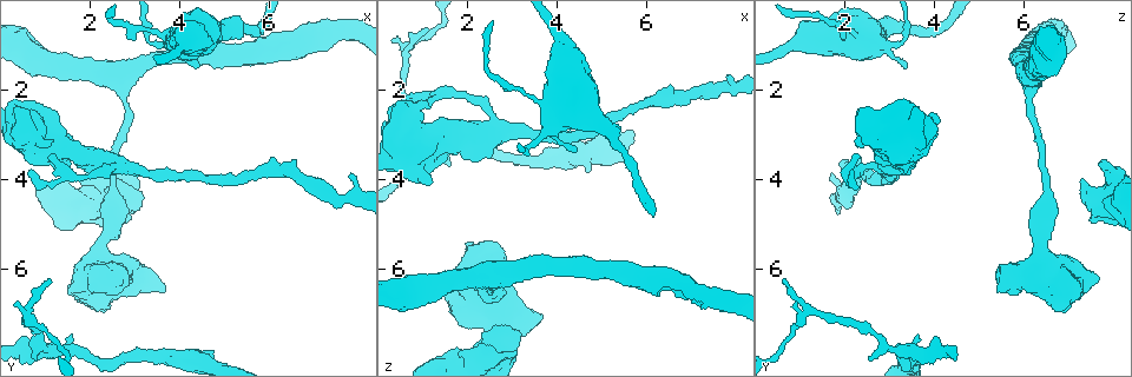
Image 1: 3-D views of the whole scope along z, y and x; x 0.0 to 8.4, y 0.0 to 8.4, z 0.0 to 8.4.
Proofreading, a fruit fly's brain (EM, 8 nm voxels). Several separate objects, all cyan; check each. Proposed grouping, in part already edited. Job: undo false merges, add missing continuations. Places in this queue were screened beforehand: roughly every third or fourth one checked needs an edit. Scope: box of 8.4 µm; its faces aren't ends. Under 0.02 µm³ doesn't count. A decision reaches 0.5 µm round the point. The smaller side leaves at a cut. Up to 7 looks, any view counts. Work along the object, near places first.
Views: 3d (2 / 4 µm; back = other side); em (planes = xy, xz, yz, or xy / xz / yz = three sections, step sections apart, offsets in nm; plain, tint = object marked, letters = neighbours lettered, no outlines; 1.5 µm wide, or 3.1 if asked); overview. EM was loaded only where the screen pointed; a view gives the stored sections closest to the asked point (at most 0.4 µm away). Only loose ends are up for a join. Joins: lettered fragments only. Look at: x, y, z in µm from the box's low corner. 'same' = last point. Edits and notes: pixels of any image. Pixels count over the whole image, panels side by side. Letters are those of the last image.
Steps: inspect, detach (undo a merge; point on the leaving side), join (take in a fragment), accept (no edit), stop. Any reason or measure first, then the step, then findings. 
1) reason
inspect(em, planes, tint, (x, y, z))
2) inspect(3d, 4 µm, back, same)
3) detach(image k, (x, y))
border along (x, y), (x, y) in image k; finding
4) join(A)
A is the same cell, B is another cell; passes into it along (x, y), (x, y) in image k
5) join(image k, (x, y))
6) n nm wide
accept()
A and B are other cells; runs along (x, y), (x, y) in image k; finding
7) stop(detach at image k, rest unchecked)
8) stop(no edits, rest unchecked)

stops while still wide
inspect(em, yz, step 8, letters, (0.70, 2.45, 2.30))

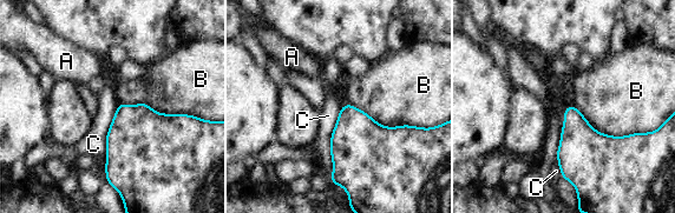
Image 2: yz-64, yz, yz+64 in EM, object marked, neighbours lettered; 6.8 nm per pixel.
another direction
inspect(em, xz, step 8, letters, same)

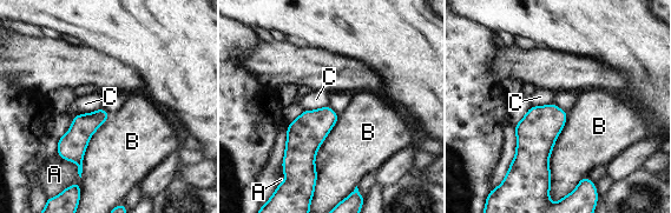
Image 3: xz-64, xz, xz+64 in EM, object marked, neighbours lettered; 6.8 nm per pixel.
accept()
A, B and C are other cells; border along (567, 112), (548, 160), (550, 186) in image 3; none of them fits

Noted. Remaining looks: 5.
sharp bend
inspect(3d, 4 µm, back, (0.65, 7.05, 1.10))

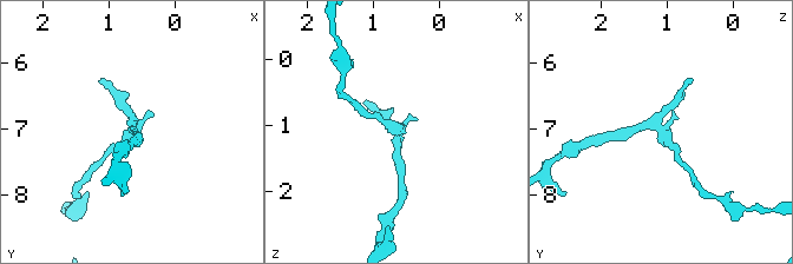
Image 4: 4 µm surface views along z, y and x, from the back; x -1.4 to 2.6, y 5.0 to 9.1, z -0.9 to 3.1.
need the tissue
inspect(em, planes, letters, (0.65, 7.00, 1.05))

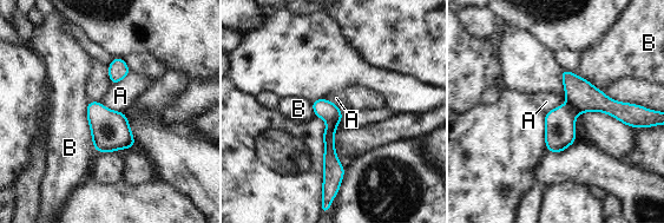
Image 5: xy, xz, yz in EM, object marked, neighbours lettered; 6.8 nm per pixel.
detach(image 5, (560, 131))
A and B are other cells; border along (565, 104), (576, 113) in image 5; two cells meet here

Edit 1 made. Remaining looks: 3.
stop(detach at image 5, rest unchecked)

